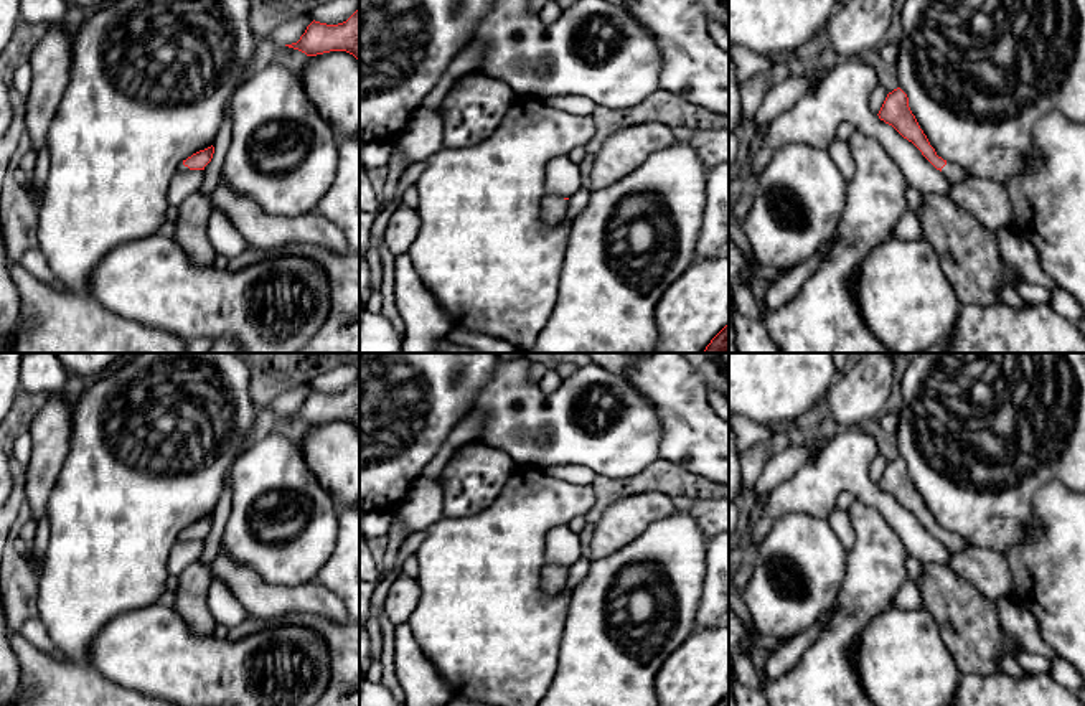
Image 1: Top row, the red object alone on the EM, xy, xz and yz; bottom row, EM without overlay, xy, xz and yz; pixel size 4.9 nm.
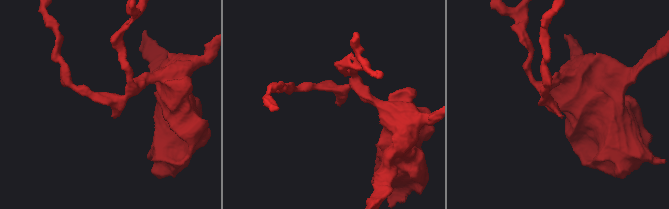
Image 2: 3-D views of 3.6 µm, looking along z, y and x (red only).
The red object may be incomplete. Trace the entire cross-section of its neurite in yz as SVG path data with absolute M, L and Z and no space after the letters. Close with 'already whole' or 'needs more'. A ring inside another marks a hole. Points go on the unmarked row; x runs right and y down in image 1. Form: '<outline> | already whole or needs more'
M900 457L887 464L877 485L885 493L892 495L904 508L912 511L922 525L945 544L948 553L960 553L970 546L961 536L937 525L909 477L907 464Z | needs more

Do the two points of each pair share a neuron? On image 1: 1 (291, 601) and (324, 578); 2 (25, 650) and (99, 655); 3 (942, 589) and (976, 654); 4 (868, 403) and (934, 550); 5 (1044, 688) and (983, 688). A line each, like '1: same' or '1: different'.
1: different
2: different
3: same
4: different
5: same

